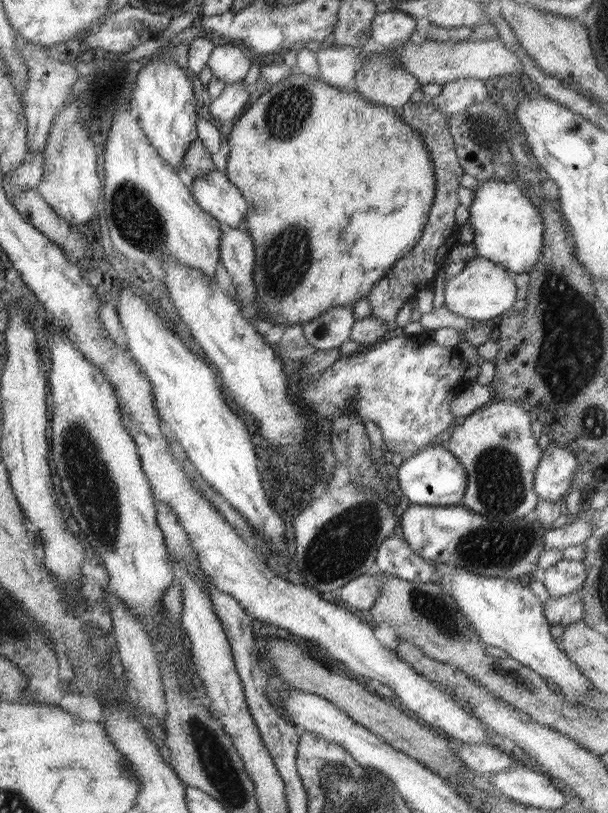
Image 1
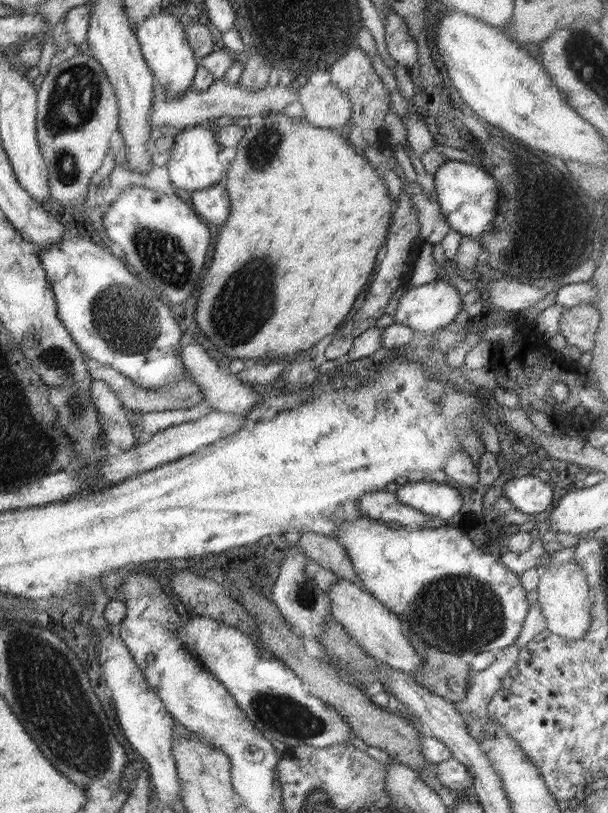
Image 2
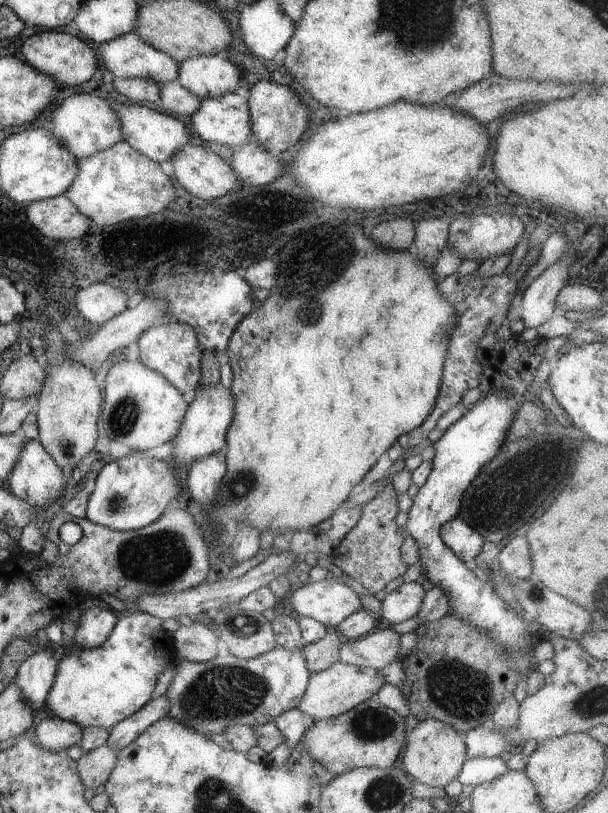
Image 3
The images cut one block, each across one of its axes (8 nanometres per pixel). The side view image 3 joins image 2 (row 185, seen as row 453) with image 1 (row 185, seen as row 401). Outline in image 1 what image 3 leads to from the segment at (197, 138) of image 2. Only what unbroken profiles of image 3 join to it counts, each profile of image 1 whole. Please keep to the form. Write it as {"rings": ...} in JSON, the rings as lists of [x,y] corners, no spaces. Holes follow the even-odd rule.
{"rings":[[[214,168],[207,176],[194,179],[193,185],[192,197],[202,210],[221,226],[247,232],[245,221],[249,203],[229,182],[225,172]]]}

